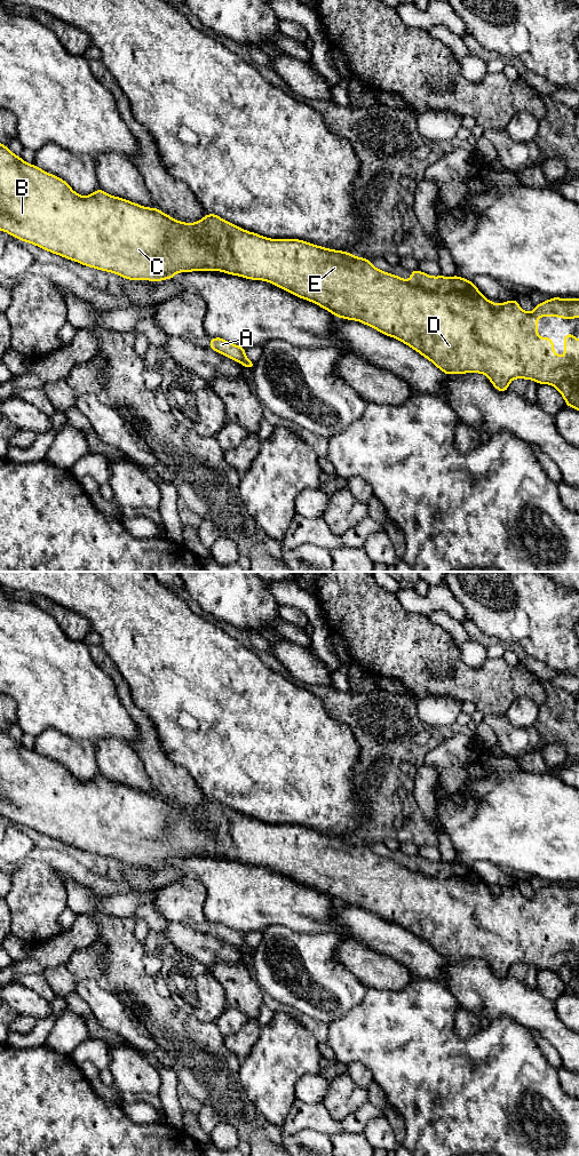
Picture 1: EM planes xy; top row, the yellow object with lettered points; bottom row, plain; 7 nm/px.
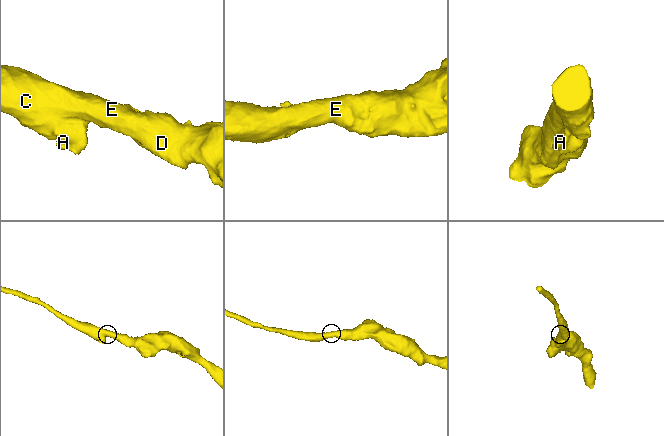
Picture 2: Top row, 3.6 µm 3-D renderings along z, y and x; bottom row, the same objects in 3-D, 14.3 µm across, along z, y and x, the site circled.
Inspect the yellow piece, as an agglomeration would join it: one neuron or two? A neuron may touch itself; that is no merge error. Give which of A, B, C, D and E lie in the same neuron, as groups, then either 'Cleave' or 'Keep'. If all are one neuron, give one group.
Groups: A B C D E. Keep

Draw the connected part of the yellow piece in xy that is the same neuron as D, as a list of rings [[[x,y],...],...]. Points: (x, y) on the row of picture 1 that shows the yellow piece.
[[[0,143],[0,230],[9,233],[10,236],[18,238],[21,241],[26,241],[32,245],[40,247],[41,249],[48,250],[53,254],[57,254],[71,261],[76,261],[85,266],[98,269],[101,271],[112,272],[121,276],[129,280],[150,280],[150,281],[162,281],[165,279],[172,279],[179,272],[191,272],[191,271],[222,271],[228,274],[239,276],[252,280],[268,281],[277,287],[295,295],[296,297],[310,301],[320,308],[324,308],[328,312],[333,313],[338,318],[344,318],[348,320],[360,321],[380,333],[397,338],[406,345],[414,349],[421,356],[430,360],[436,367],[438,367],[446,375],[451,374],[465,374],[465,373],[479,373],[487,376],[492,385],[500,392],[508,390],[509,383],[514,378],[525,378],[536,381],[540,384],[550,384],[558,390],[563,396],[566,406],[579,410],[579,345],[577,344],[577,337],[571,334],[563,336],[565,345],[565,354],[560,357],[555,353],[554,343],[552,337],[539,337],[538,336],[538,318],[539,317],[558,317],[563,319],[576,319],[579,317],[579,298],[560,298],[553,297],[536,305],[532,312],[525,312],[519,305],[516,298],[507,301],[500,304],[495,304],[489,301],[477,287],[468,279],[463,279],[460,276],[454,277],[431,277],[419,270],[411,271],[411,279],[407,281],[396,274],[390,274],[382,270],[374,268],[371,260],[357,257],[348,252],[328,249],[320,247],[299,239],[270,239],[257,233],[246,231],[230,222],[222,220],[216,214],[207,214],[199,222],[184,223],[174,220],[172,216],[164,214],[157,207],[148,208],[135,202],[128,201],[124,198],[113,197],[101,189],[94,191],[90,196],[84,197],[76,193],[71,186],[62,178],[51,175],[35,165],[25,162],[21,157],[14,154],[6,145]]]

